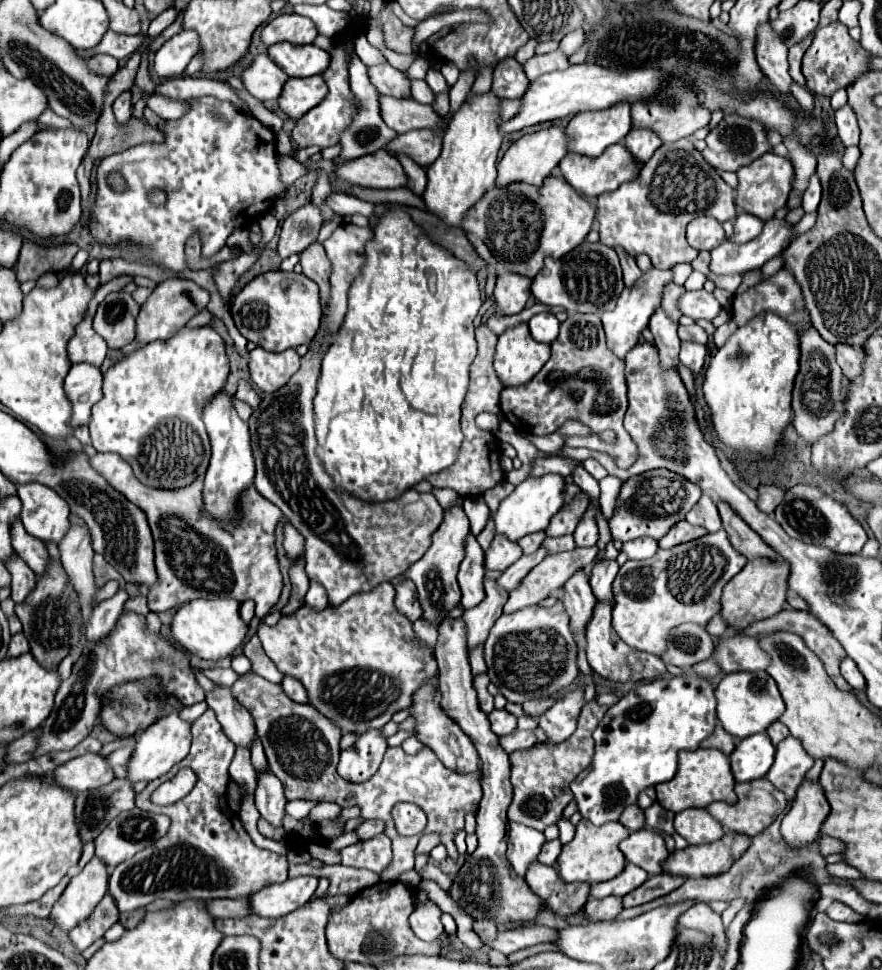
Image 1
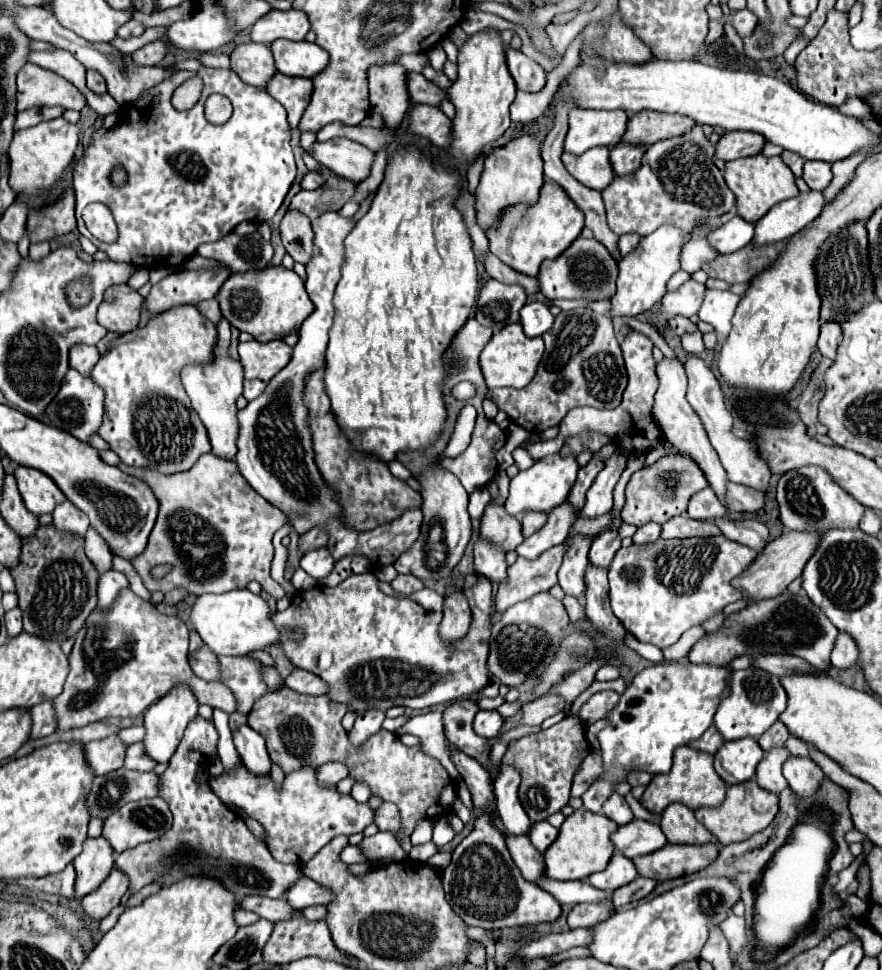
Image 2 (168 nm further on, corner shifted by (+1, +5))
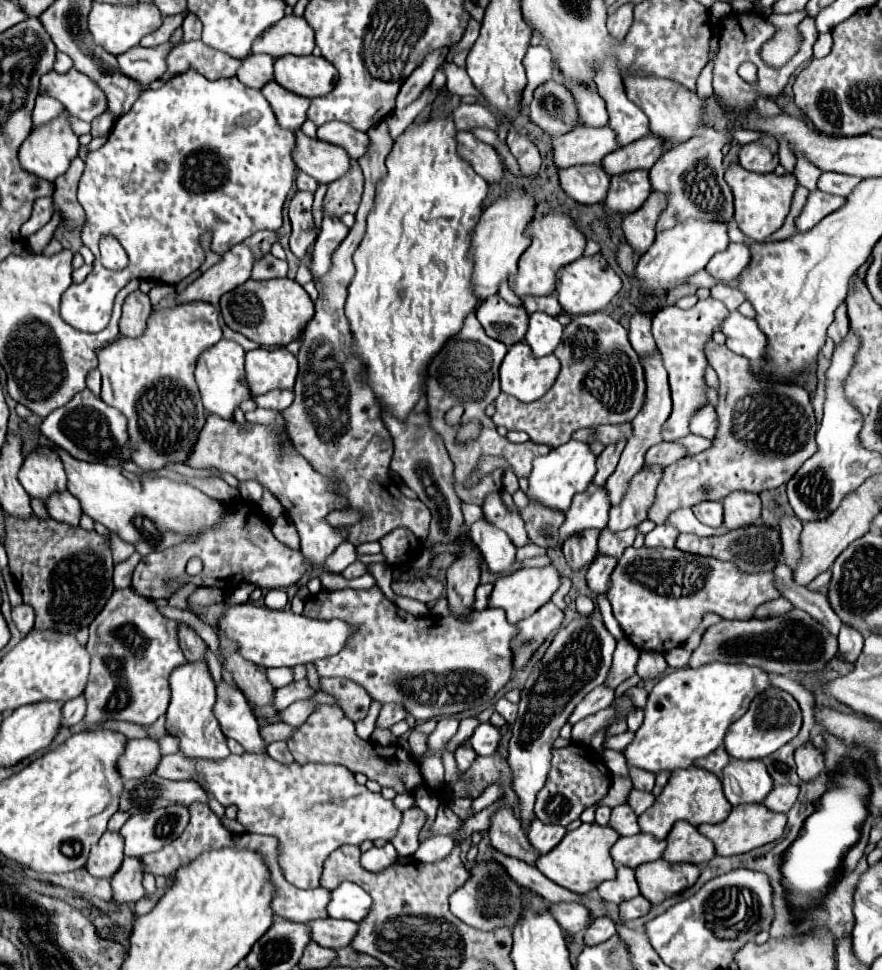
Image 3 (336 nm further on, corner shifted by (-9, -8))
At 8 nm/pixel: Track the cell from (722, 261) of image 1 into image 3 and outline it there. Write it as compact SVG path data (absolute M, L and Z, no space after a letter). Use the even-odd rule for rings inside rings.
M820 190L810 192L808 202L806 202L802 214L800 214L798 220L796 220L798 232L802 232L802 230L810 230L810 228L816 226L824 216L836 212L836 210L842 208L844 204L846 204L846 198L842 198L842 196L826 194L826 192L820 192Z

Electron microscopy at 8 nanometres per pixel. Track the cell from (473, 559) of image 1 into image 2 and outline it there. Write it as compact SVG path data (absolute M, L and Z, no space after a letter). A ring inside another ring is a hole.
M374 573L350 575L336 587L314 587L310 591L298 591L286 611L274 613L272 621L280 631L278 645L294 667L316 673L326 685L326 695L334 703L346 705L350 711L362 715L368 709L388 711L390 707L402 705L410 709L424 709L438 703L456 701L462 697L472 697L480 693L490 683L490 673L486 669L488 657L488 637L490 637L490 605L492 605L492 585L486 577L476 575L476 583L464 589L464 595L472 609L472 625L468 637L458 641L448 649L440 637L438 628L443 613L424 611L418 603L410 599L396 599L384 595L378 587L378 577ZM290 631L302 631L302 639L290 639Z

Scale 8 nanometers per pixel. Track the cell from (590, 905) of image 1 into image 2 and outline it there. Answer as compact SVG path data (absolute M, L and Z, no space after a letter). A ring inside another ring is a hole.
M580 903L574 905L574 909L568 913L568 925L570 929L576 927L592 927L612 915L610 903Z

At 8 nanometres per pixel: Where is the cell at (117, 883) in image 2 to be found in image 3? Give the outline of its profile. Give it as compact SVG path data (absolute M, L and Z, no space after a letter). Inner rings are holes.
M126 856L122 866L120 866L120 870L112 876L114 902L116 904L128 904L128 906L138 902L144 896L142 876L144 876L144 862L142 862L142 858Z

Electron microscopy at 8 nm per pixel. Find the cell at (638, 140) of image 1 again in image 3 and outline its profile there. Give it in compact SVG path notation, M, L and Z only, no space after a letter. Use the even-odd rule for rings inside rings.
M636 170L630 174L620 174L610 180L610 190L606 194L604 210L608 216L624 216L632 210L638 210L646 196L650 194L650 180L646 170Z

